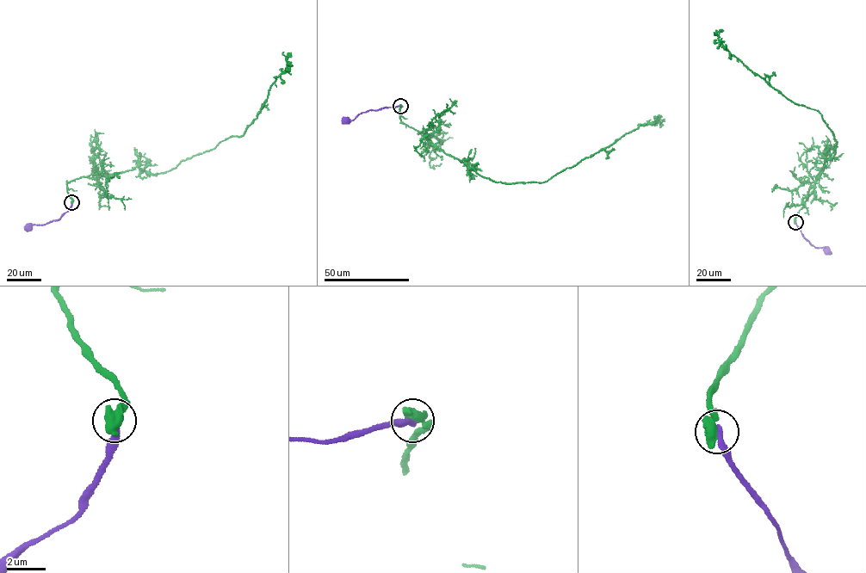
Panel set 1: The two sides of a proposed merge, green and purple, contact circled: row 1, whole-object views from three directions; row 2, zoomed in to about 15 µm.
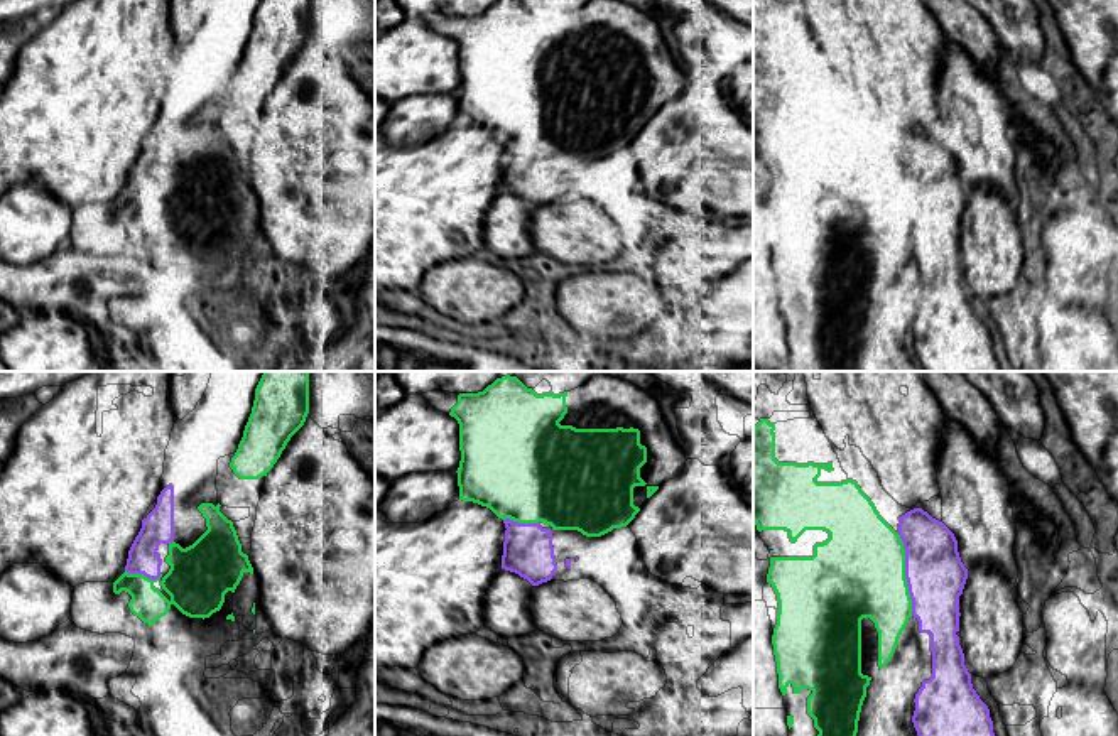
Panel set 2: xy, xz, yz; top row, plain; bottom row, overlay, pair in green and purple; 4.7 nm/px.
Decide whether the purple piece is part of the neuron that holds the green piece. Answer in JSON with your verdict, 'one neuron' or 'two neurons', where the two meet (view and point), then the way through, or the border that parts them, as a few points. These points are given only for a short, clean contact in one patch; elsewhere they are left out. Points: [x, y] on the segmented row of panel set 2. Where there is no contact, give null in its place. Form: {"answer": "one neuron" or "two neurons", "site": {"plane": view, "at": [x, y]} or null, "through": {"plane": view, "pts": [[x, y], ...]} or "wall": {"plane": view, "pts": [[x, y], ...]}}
{"answer": "one neuron", "site": {"plane": "yz", "at": [904, 574]}}

